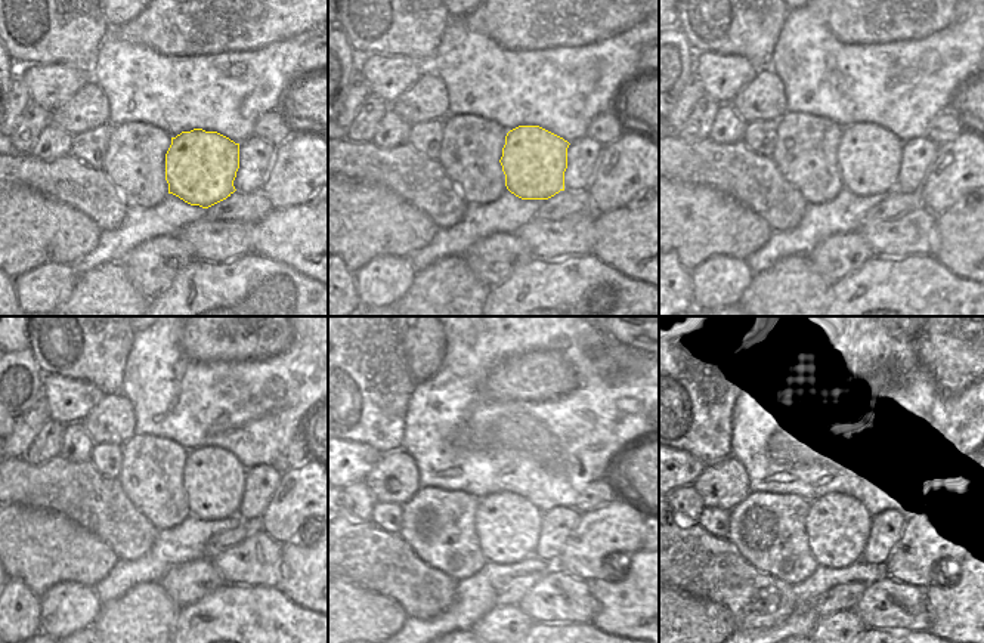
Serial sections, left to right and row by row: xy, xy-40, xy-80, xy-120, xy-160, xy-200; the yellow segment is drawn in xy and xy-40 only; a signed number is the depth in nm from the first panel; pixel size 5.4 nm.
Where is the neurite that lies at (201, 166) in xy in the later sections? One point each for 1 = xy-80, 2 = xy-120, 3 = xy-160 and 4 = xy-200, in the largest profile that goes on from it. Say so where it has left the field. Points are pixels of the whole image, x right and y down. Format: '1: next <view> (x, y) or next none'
1: next xy-80 (869, 155)
2: next xy-120 (213, 479)
3: next xy-160 (507, 525)
4: next xy-200 (838, 526)

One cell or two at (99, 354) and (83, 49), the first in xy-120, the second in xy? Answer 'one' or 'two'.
one

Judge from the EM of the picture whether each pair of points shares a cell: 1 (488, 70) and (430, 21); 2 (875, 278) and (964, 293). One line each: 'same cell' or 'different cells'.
1: different cells
2: same cell

